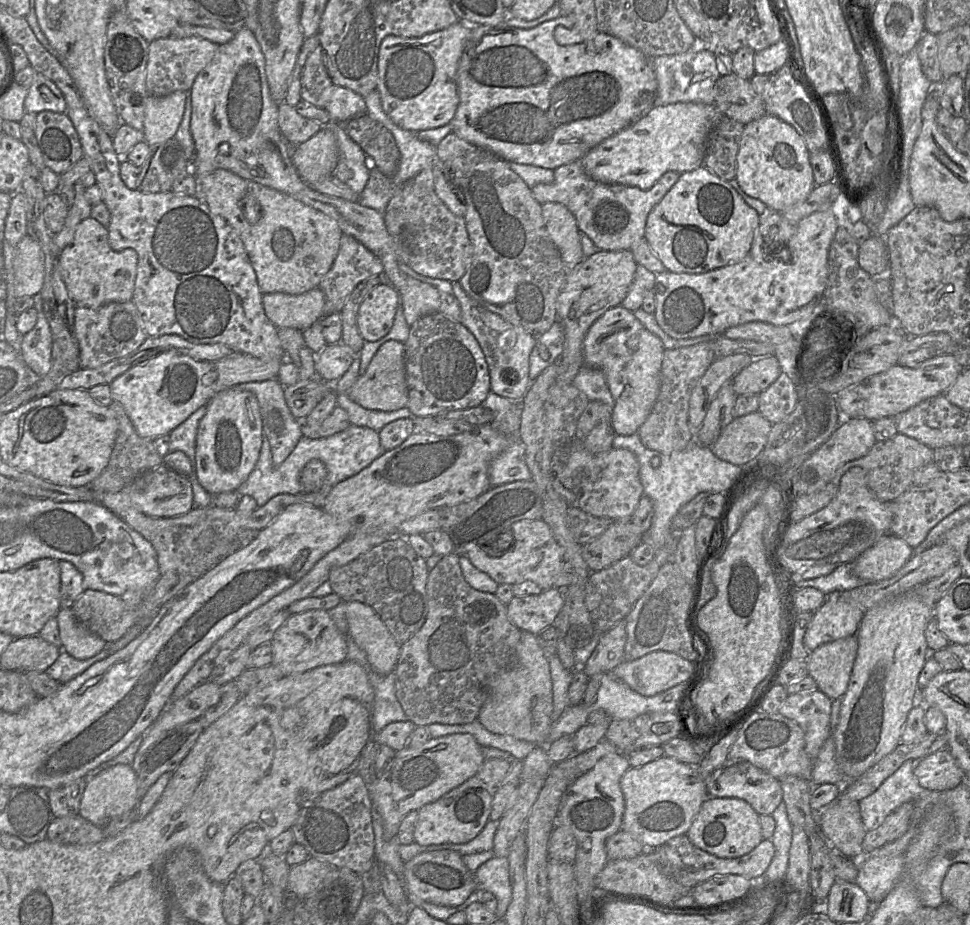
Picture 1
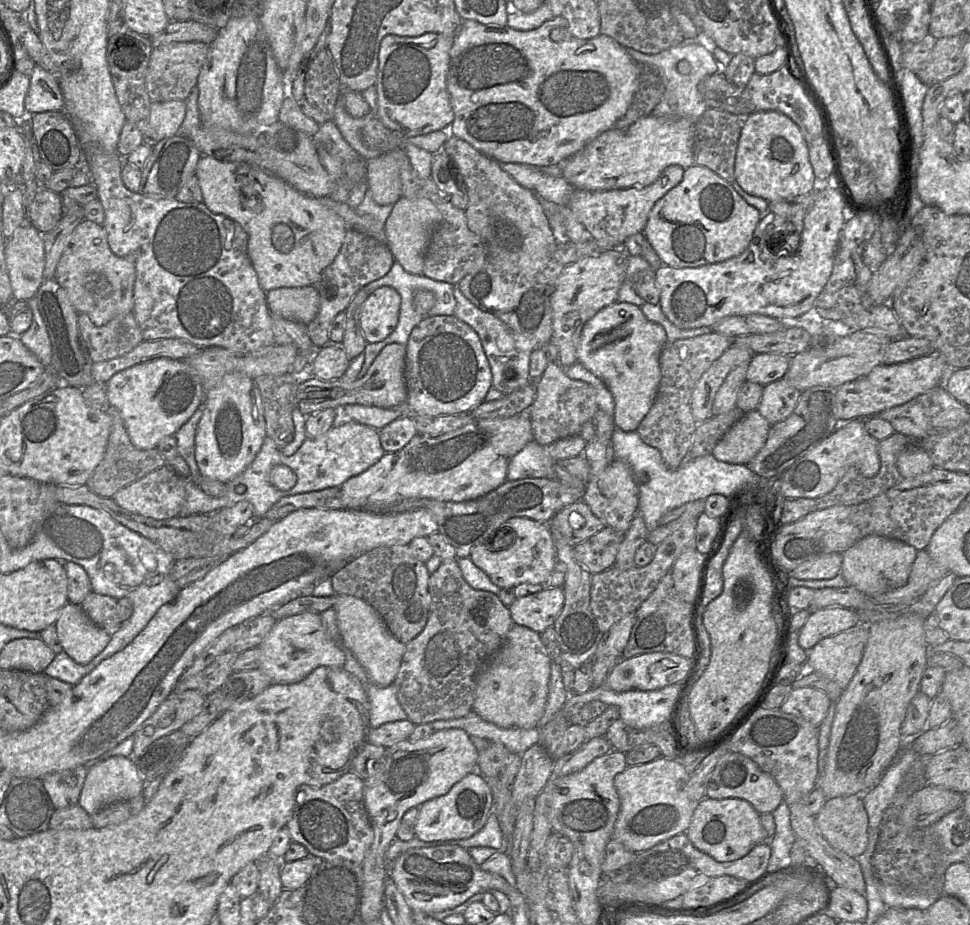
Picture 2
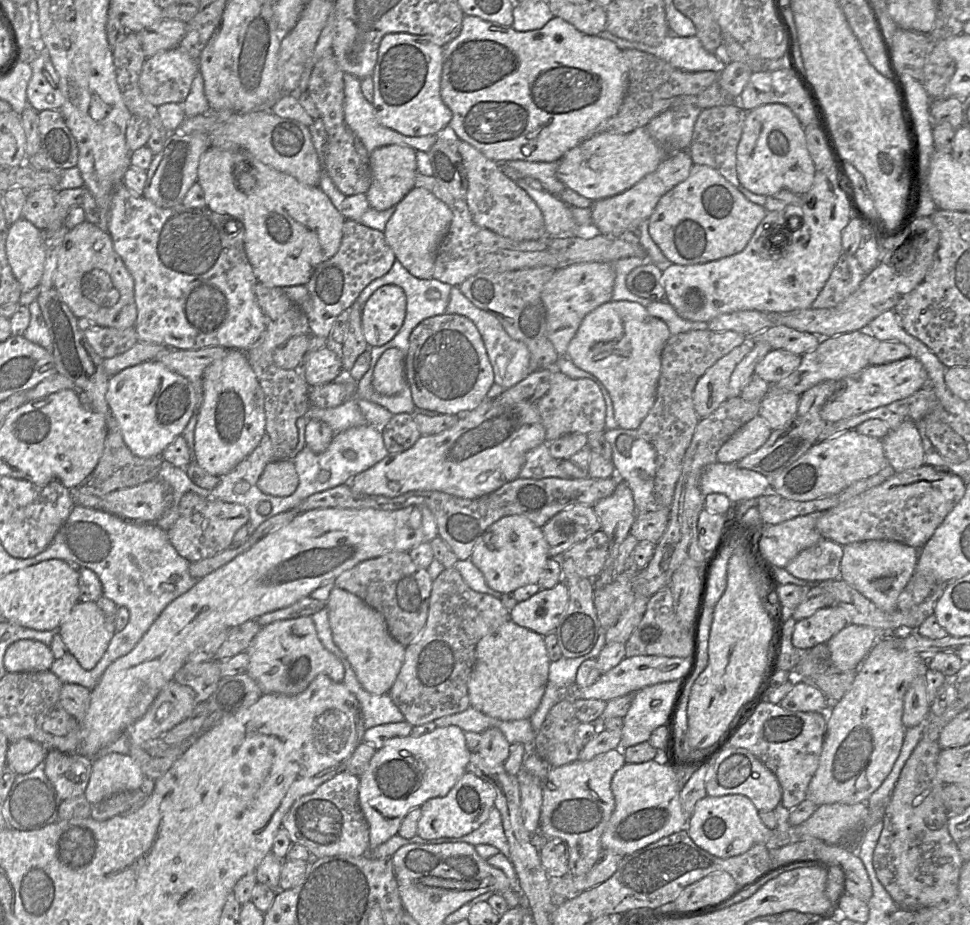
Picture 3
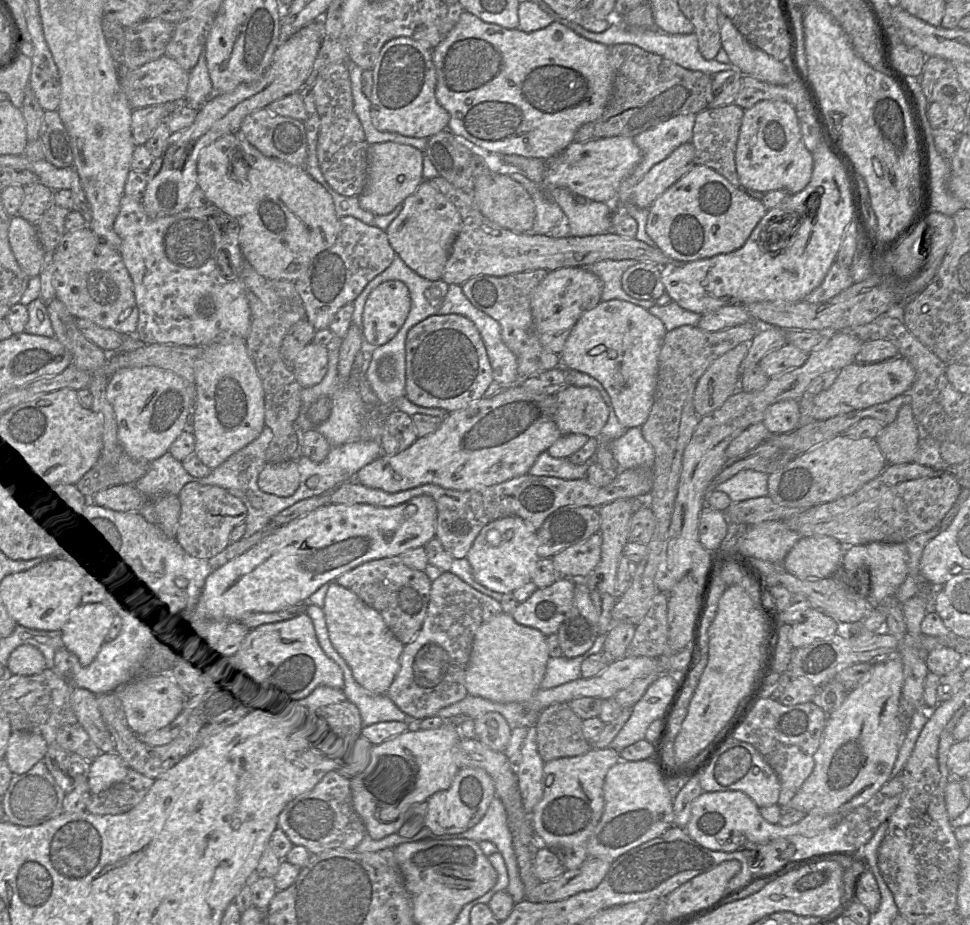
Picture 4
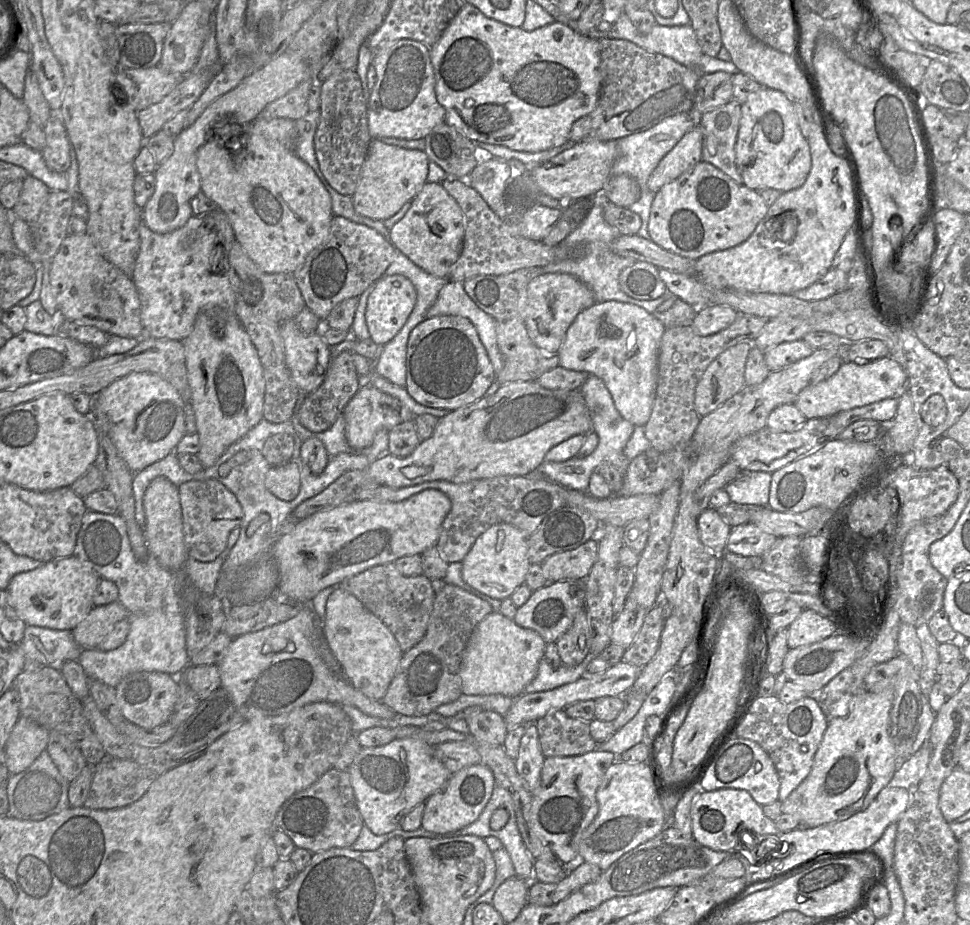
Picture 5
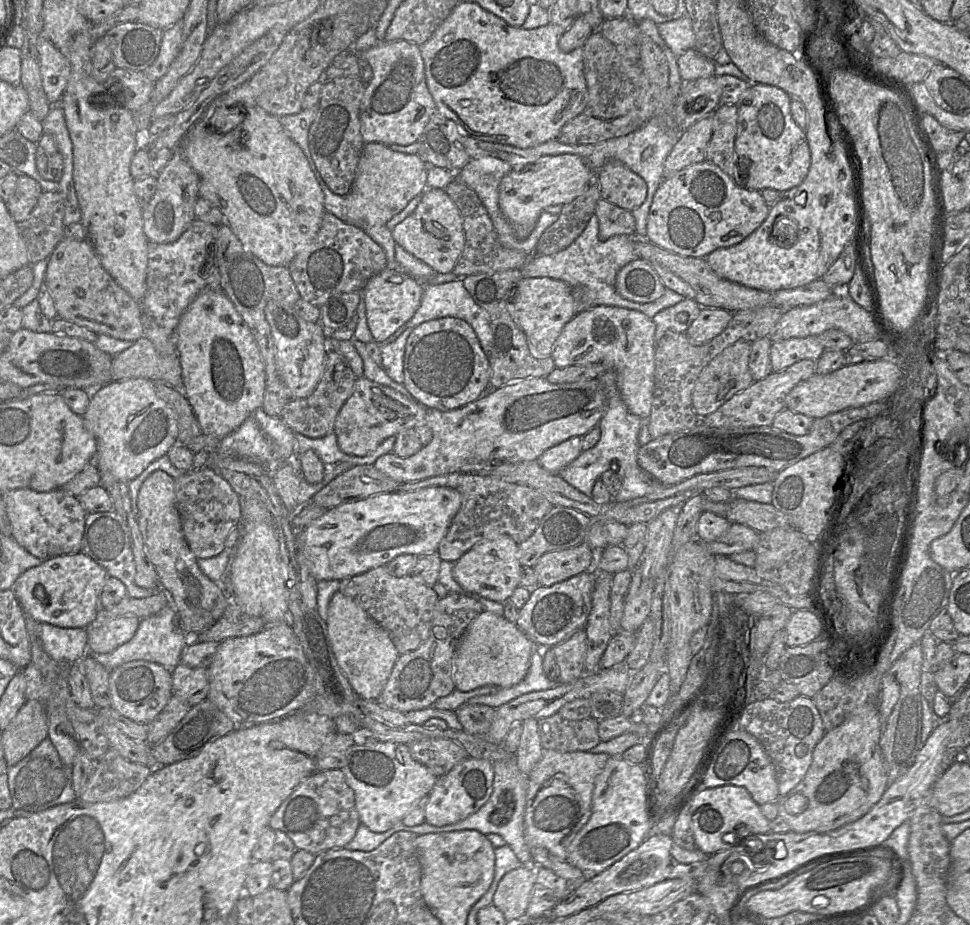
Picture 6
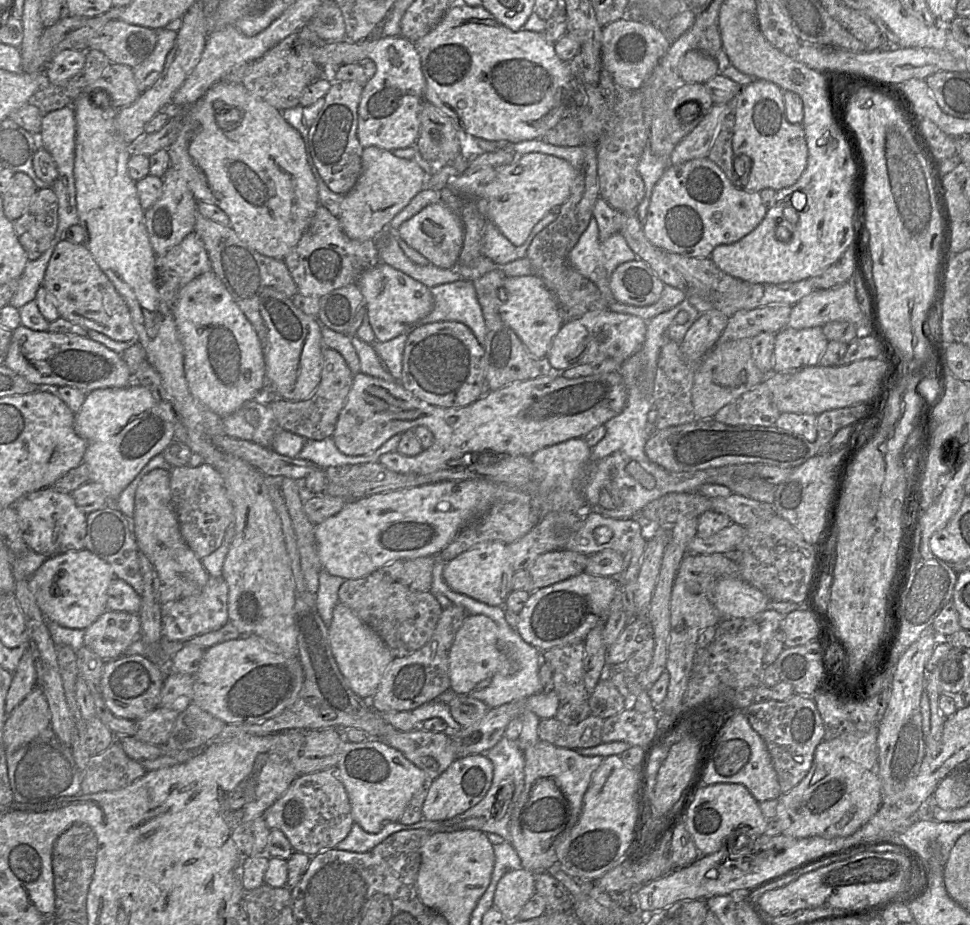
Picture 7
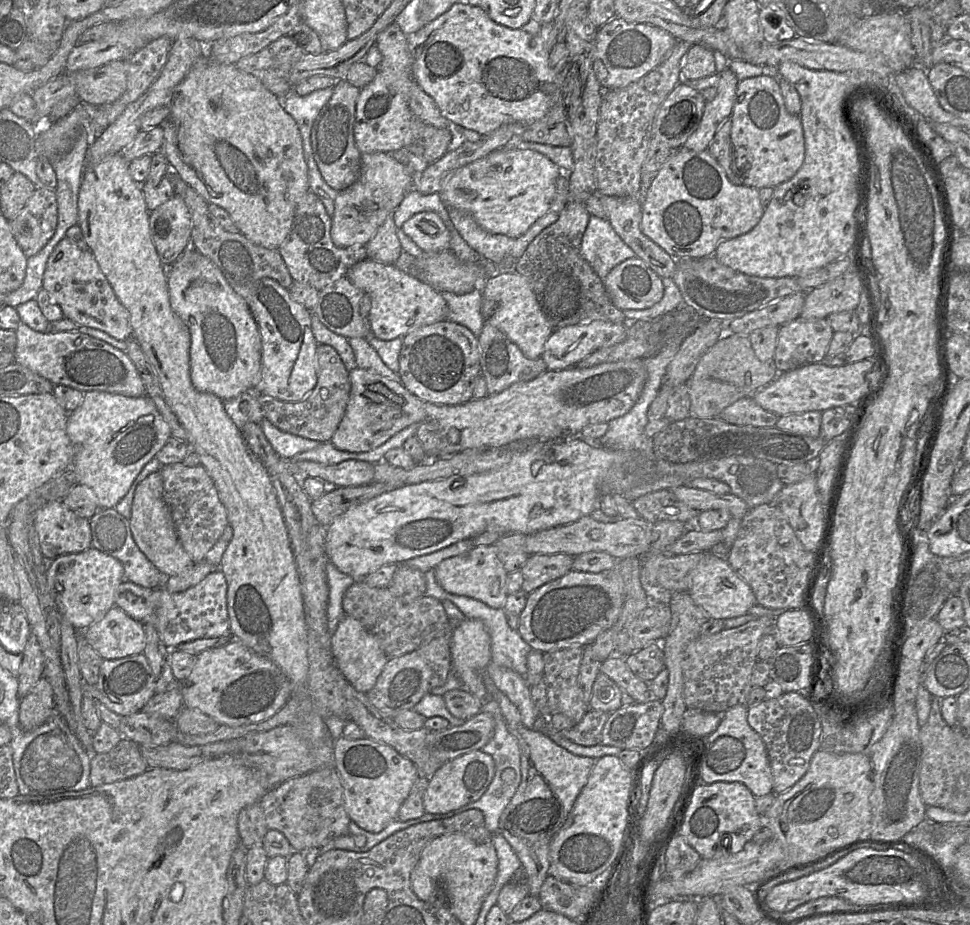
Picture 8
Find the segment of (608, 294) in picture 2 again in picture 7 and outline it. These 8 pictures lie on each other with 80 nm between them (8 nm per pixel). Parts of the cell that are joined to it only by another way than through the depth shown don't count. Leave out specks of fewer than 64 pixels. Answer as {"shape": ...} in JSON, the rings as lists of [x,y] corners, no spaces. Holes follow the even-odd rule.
{"shape":[[[534,275],[508,276],[498,291],[498,298],[502,321],[515,332],[531,356],[545,358],[563,321],[554,297],[543,281]]]}

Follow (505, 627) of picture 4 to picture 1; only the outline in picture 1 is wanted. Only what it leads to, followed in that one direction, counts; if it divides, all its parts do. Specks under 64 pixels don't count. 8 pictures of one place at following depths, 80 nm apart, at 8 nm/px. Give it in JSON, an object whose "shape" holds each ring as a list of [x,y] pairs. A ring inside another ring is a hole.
{"shape":[[[521,631],[516,648],[516,665],[492,680],[490,694],[479,711],[478,720],[492,733],[546,746],[553,724],[552,712],[553,693],[548,656],[540,647],[536,635]]]}

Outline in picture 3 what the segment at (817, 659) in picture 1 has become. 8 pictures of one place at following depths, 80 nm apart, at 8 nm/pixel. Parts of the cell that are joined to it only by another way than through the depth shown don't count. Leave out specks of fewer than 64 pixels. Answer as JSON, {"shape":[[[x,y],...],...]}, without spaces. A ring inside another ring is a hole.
{"shape":[[[848,624],[826,643],[832,665],[841,671],[858,671],[878,637],[879,631],[874,628]]]}

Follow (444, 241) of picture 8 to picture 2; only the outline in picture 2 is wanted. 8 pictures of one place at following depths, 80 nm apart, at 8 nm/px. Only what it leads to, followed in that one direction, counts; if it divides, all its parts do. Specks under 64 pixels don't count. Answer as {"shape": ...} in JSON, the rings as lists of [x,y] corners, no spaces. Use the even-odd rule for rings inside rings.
{"shape":[[[401,197],[392,208],[385,225],[385,242],[395,261],[403,269],[414,275],[423,274],[424,257],[431,236],[442,220],[442,215],[435,204],[426,198],[407,199]]]}

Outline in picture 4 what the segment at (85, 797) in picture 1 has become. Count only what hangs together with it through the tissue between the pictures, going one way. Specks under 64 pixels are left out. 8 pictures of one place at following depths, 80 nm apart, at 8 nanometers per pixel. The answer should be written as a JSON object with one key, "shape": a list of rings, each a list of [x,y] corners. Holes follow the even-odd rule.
{"shape":[[[101,753],[90,765],[88,787],[91,794],[98,794],[124,780],[129,767],[116,753]]]}

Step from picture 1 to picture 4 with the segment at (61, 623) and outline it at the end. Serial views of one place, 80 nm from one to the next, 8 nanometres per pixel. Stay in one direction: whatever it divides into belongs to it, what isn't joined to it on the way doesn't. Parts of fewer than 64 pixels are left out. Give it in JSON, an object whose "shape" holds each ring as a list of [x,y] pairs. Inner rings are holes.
{"shape":[[[109,601],[81,603],[61,629],[62,640],[81,665],[88,666],[107,640],[118,610]]]}

